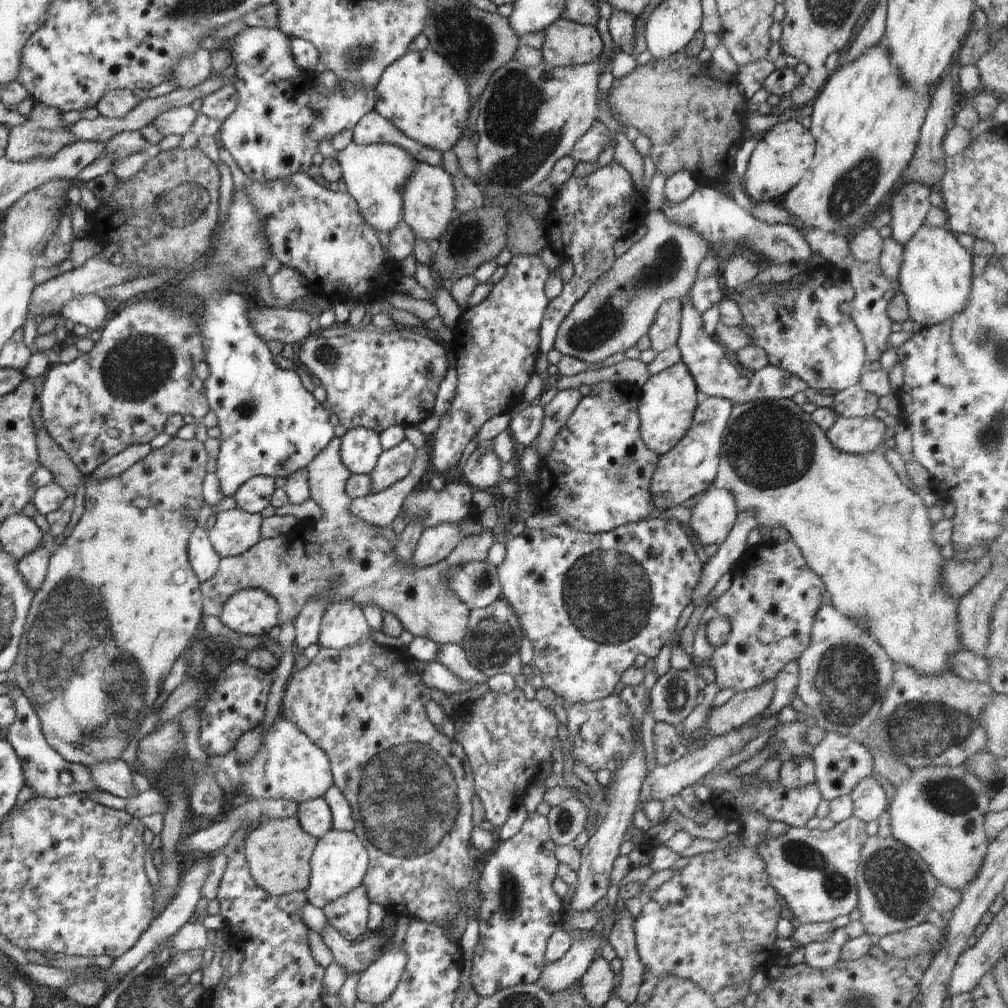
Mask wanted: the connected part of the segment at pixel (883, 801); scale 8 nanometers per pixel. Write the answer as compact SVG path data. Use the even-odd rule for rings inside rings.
M873 776L860 780L849 796L853 800L853 815L867 823L878 819L888 807L886 793Z

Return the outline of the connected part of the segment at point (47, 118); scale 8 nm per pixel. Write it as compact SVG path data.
M34 102L35 109L30 114L30 120L21 125L8 127L8 140L5 157L12 162L25 163L32 159L51 159L60 149L75 143L77 136L70 130L72 125L64 120L64 111L54 109L53 106Z

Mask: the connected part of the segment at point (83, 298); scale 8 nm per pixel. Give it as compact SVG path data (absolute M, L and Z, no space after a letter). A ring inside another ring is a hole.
M76 295L65 306L59 310L60 318L84 324L92 331L102 329L106 319L112 316L107 304L98 295Z

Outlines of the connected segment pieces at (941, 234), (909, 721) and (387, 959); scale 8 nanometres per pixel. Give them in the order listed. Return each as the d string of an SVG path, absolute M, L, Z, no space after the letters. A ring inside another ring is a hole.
M923 224L912 238L903 244L903 261L897 279L900 290L907 298L909 318L922 329L947 321L950 317L961 313L967 305L971 291L973 255L958 243L956 237L947 227Z
M893 663L893 679L881 702L873 736L876 742L886 745L892 754L911 770L960 766L972 754L985 748L987 736L986 731L979 725L979 714L994 693L987 682L965 681L948 670L932 676L918 672L908 665Z
M402 946L382 950L382 956L359 974L354 990L357 998L375 1006L383 1003L395 991L406 965L407 954Z

